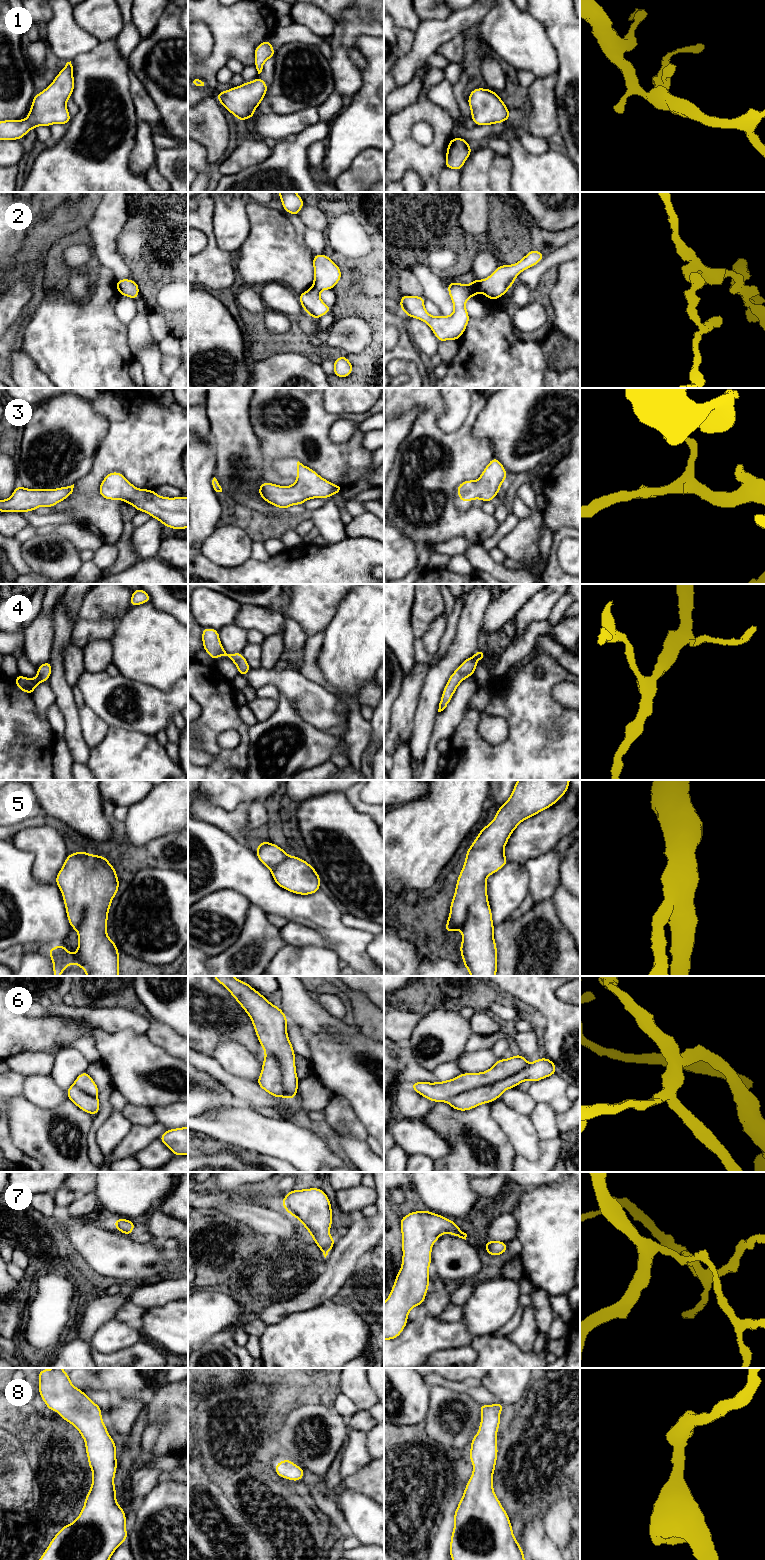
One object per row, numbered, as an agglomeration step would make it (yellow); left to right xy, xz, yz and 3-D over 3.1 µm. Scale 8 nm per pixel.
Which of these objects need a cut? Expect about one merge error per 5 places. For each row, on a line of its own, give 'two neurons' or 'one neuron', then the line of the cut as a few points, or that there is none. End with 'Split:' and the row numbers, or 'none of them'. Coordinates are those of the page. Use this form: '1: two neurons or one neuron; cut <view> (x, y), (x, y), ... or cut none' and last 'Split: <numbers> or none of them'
1: one neuron; cut none
2: two neurons; cut yz (481, 281), (480, 291)
3: one neuron; cut none
4: one neuron; cut none
5: one neuron; cut none
6: one neuron; cut none
7: one neuron; cut none
8: one neuron; cut none
Split: 2

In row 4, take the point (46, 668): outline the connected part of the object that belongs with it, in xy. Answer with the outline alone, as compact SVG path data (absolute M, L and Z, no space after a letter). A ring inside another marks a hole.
M48 660L47 662L41 664L37 668L37 670L38 672L36 674L35 679L28 679L25 676L22 676L20 674L14 677L16 686L19 688L20 691L24 691L30 694L31 696L33 696L35 687L38 684L49 680L49 677L52 672L52 665L50 661Z

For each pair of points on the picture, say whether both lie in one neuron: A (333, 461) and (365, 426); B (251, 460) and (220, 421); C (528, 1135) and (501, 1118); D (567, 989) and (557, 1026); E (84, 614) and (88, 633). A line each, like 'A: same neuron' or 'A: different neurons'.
A: different neurons
B: same neuron
C: same neuron
D: different neurons
E: different neurons

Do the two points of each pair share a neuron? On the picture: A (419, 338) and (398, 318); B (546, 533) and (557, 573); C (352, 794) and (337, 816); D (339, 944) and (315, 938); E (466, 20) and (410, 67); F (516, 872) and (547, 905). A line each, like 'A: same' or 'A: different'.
A: different
B: different
C: different
D: different
E: same
F: different

